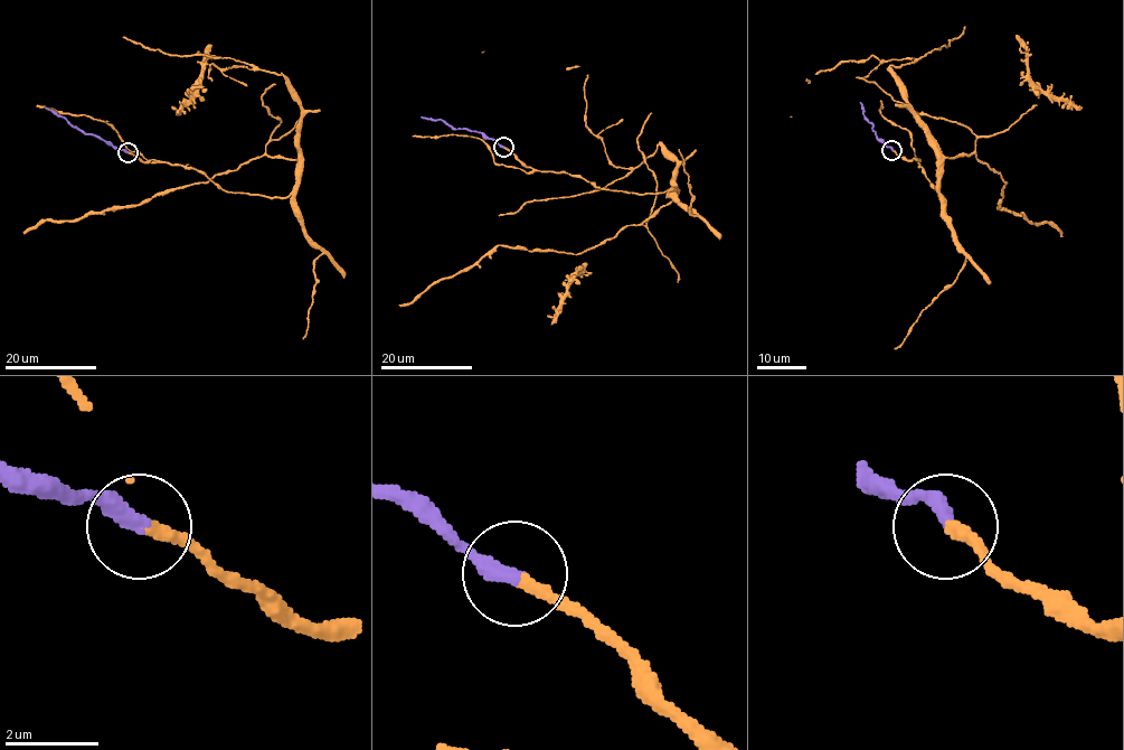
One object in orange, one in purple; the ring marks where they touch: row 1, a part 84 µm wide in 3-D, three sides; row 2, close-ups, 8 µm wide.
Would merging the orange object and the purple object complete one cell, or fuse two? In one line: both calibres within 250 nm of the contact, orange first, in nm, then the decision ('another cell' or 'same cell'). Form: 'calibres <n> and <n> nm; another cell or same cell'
calibres 280 and 380 nm; same cell

